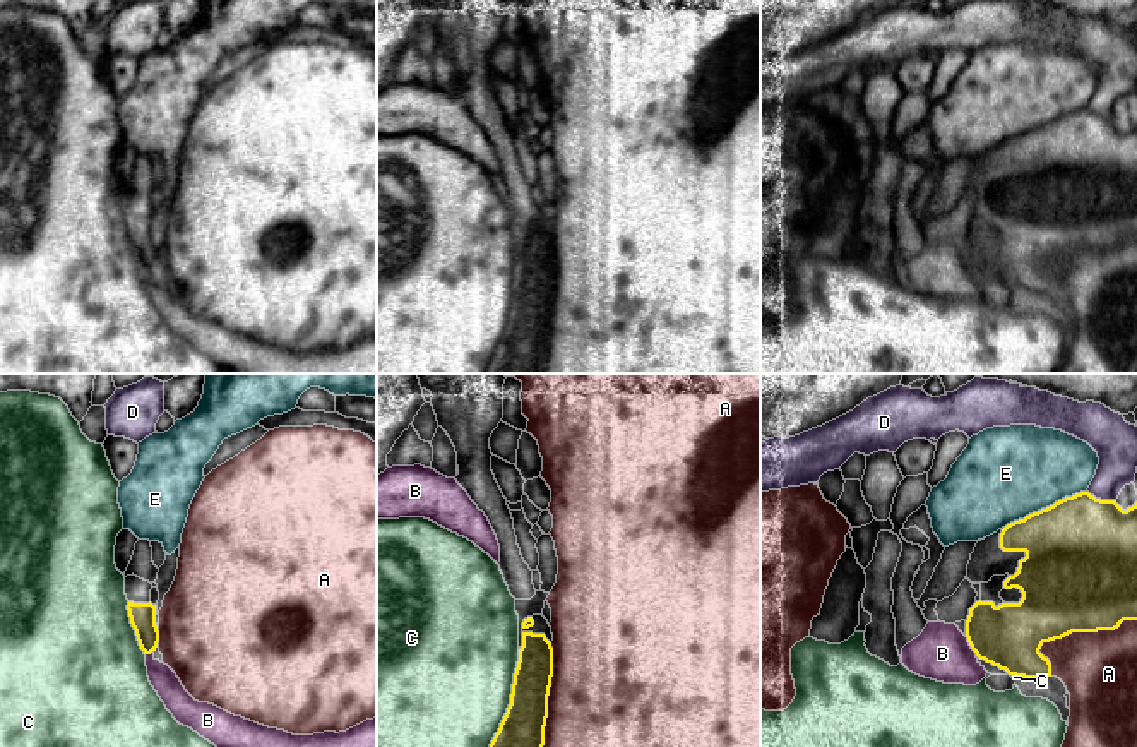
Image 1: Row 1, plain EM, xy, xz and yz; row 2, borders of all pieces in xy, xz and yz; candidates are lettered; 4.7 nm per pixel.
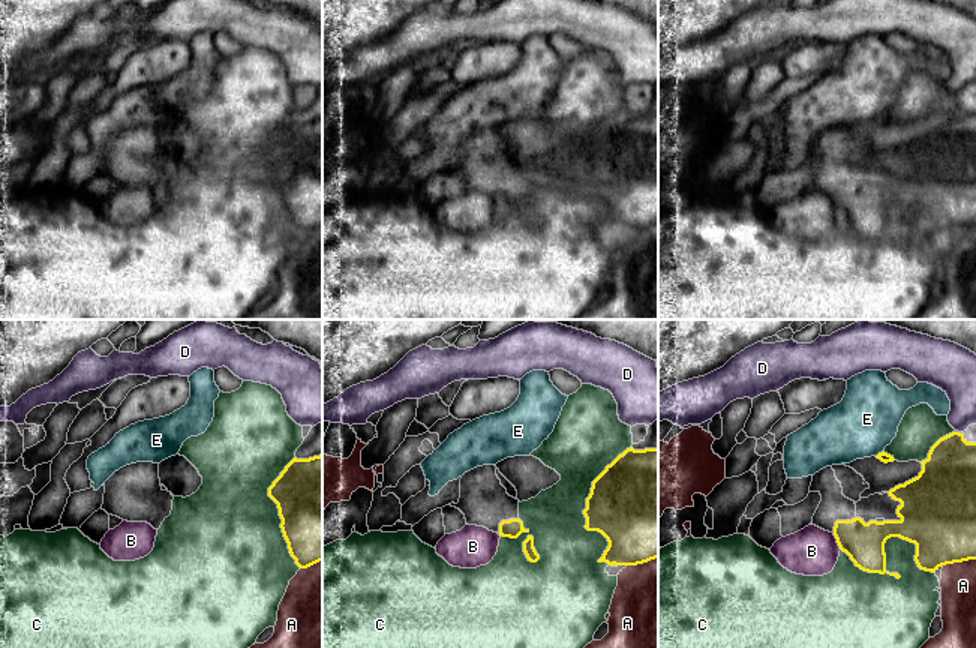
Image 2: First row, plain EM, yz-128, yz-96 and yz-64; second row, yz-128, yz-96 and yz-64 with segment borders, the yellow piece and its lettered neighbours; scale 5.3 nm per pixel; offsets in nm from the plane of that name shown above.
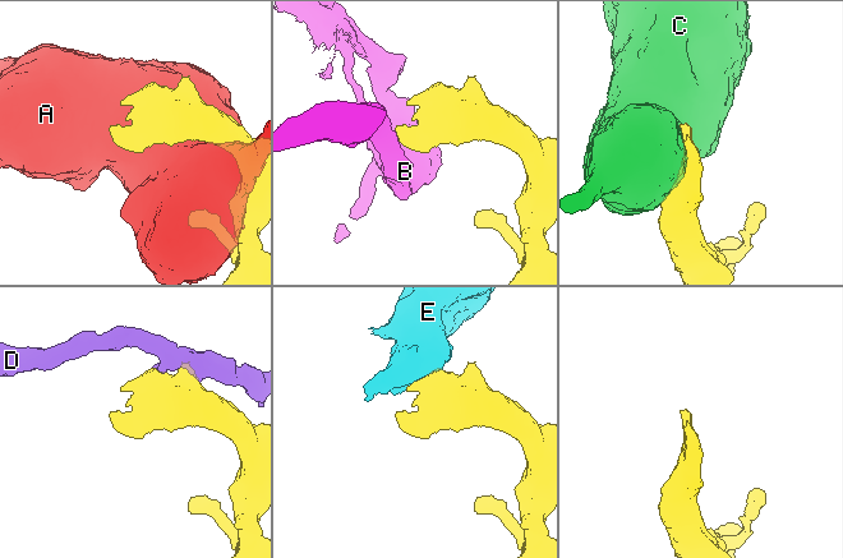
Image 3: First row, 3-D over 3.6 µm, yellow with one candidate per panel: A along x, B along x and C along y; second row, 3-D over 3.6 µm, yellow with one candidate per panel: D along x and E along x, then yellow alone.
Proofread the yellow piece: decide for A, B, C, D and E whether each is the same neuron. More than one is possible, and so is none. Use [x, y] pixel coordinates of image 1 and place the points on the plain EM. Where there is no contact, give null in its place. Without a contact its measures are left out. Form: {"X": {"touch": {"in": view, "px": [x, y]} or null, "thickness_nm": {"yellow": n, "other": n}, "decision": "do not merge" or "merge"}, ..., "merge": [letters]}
{"A": {"touch": {"in": "yz", "px": [1086, 247]}, "thickness_nm": {"yellow": 500, "other": 360}, "decision": "do not merge"}, "B": {"touch": {"in": "yz", "px": [970, 261]}, "thickness_nm": {"yellow": 300, "other": 260}, "decision": "do not merge"}, "C": {"touch": {"in": "xz", "px": [511, 319]}, "thickness_nm": {"yellow": 240, "other": 480}, "decision": "do not merge"}, "D": {"touch": {"in": "yz", "px": [1100, 115]}, "thickness_nm": {"yellow": 500, "other": 190}, "decision": "do not merge"}, "E": {"touch": {"in": "yz", "px": [1047, 124]}, "thickness_nm": {"yellow": 500, "other": 440}, "decision": "do not merge"}, "merge": []}

